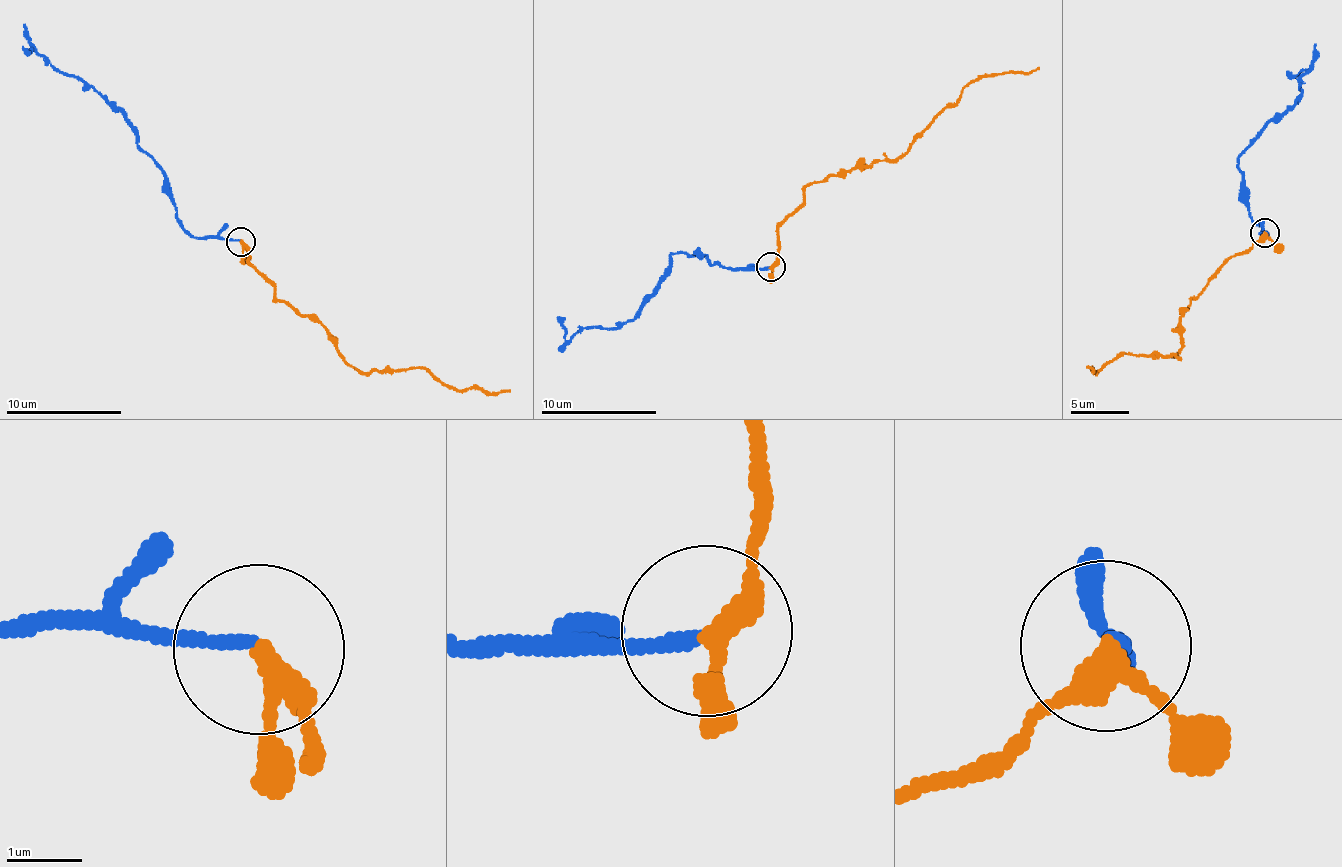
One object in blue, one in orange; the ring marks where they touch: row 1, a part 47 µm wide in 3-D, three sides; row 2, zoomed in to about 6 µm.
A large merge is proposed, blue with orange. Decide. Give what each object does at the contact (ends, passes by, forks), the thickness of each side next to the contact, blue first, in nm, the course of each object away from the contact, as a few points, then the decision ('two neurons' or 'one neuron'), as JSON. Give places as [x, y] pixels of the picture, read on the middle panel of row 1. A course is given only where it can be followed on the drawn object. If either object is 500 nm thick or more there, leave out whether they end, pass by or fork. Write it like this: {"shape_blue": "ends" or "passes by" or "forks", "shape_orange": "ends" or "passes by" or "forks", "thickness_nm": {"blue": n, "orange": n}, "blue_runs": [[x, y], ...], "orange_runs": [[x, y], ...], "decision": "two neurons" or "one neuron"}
{"shape_blue": "ends", "shape_orange": "passes by", "thickness_nm": {"blue": 160, "orange": 240}, "blue_runs": [[770, 268], [720, 265], [699, 255], [671, 255], [663, 277], [632, 319], [612, 328], [578, 329], [559, 350]], "orange_runs": [[769, 267], [778, 254], [777, 228], [811, 183], [898, 159], [964, 87], [987, 73], [1031, 72], [1039, 67]], "decision": "two neurons"}

